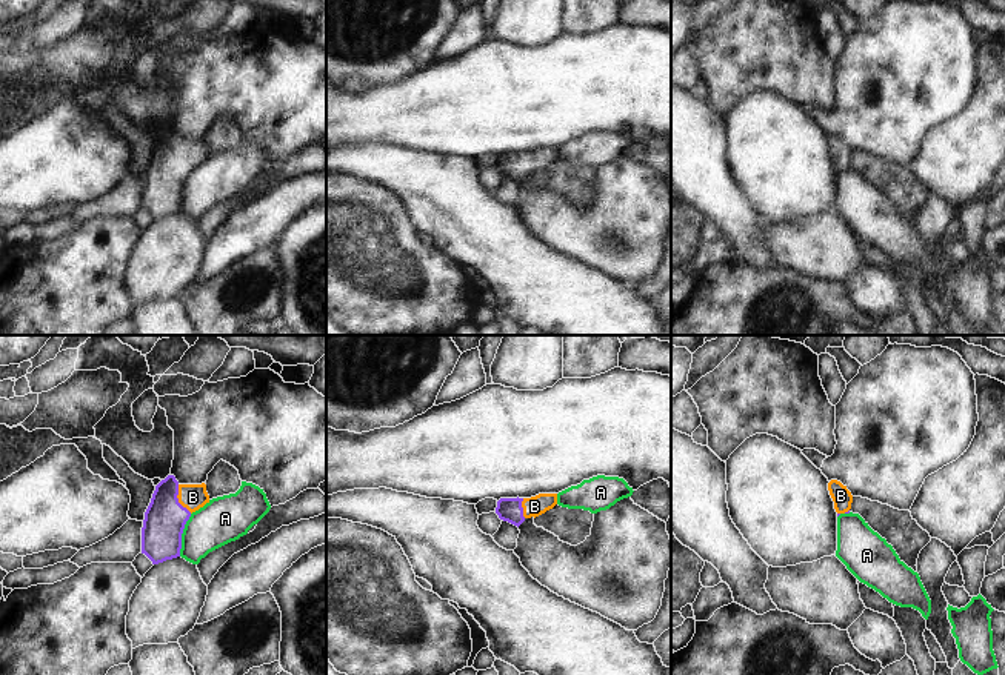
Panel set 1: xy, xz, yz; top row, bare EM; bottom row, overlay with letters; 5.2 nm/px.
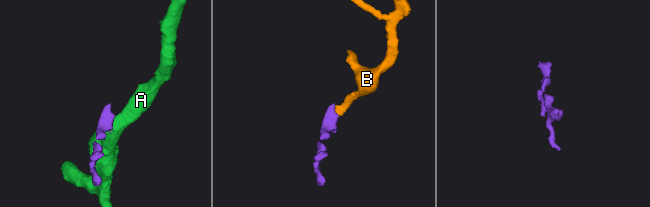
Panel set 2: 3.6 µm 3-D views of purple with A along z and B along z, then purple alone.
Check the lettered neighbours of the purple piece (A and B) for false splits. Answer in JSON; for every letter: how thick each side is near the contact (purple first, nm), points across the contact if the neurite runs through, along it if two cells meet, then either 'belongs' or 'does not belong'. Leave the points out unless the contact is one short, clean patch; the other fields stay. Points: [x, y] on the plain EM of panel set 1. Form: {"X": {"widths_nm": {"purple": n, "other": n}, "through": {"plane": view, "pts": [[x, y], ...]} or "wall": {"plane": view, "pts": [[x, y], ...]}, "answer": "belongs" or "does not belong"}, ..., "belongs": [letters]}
{"A": {"widths_nm": {"purple": 220, "other": 240}, "wall": {"plane": "xy", "pts": [[191, 169], [182, 189], [179, 211]]}, "answer": "does not belong"}, "B": {"widths_nm": {"purple": 220, "other": 140}, "through": {"plane": "xy", "pts": [[165, 174], [177, 156], [193, 152]]}, "answer": "belongs"}, "belongs": ["B"]}

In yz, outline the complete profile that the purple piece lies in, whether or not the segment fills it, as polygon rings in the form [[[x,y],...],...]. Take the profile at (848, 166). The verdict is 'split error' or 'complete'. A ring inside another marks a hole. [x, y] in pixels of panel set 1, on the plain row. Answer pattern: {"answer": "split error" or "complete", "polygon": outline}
{"answer": "split error", "polygon": [[[831,135],[828,138],[828,146],[830,146],[830,151],[831,151],[833,157],[834,157],[836,168],[837,169],[850,169],[851,158],[853,158],[853,151],[846,145],[846,141],[843,141],[837,135]]]}

